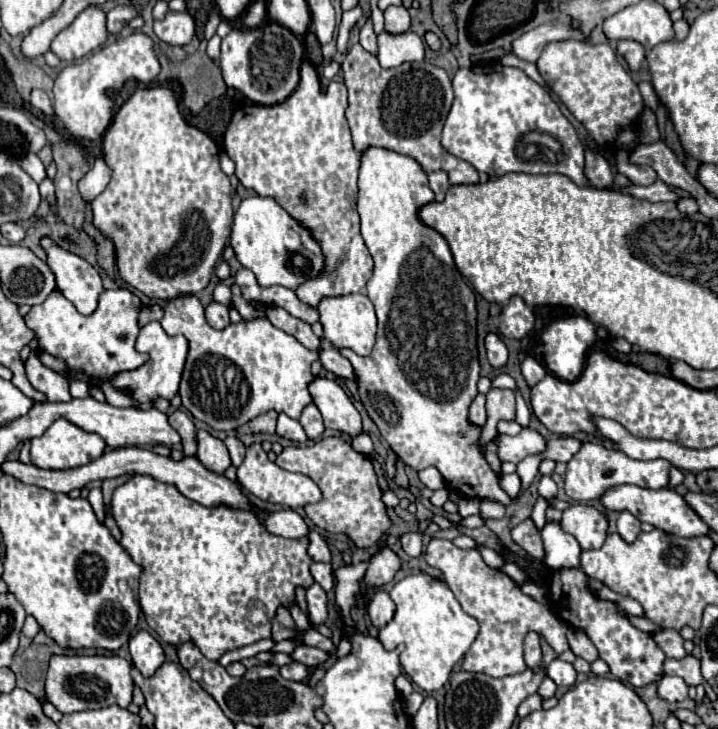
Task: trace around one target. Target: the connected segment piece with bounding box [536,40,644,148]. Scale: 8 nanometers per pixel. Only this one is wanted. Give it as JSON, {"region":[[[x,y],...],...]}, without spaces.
{"region":[[[580,40],[550,42],[542,50],[536,66],[550,88],[562,98],[564,104],[570,104],[566,108],[586,126],[600,146],[612,146],[622,126],[636,126],[636,120],[644,108],[644,100],[636,82],[622,68],[608,44],[594,46]]]}

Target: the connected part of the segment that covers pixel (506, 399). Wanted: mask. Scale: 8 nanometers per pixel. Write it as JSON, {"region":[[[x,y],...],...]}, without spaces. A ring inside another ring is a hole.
{"region":[[[492,388],[486,394],[488,402],[486,402],[486,424],[482,426],[482,436],[480,436],[480,444],[486,446],[488,440],[492,440],[498,434],[496,424],[500,420],[514,420],[516,418],[516,394],[514,390],[496,390]]]}

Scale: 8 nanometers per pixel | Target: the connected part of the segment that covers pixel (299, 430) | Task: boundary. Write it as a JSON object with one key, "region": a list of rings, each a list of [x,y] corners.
{"region":[[[280,414],[280,416],[278,416],[276,434],[282,436],[282,438],[288,438],[288,440],[294,440],[294,442],[306,442],[306,440],[308,440],[302,424],[300,424],[298,420],[288,418],[286,414]]]}

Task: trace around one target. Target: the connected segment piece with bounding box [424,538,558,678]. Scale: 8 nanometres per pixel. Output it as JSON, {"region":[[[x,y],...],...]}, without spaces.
{"region":[[[432,538],[424,558],[430,566],[442,570],[444,582],[452,590],[462,610],[474,616],[482,626],[476,642],[462,660],[462,668],[466,672],[480,672],[494,678],[524,672],[527,666],[522,651],[522,640],[532,630],[542,634],[542,630],[546,630],[546,618],[558,618],[558,616],[546,604],[540,604],[534,598],[522,594],[518,584],[502,570],[486,566],[476,550],[462,550],[450,540]]]}

